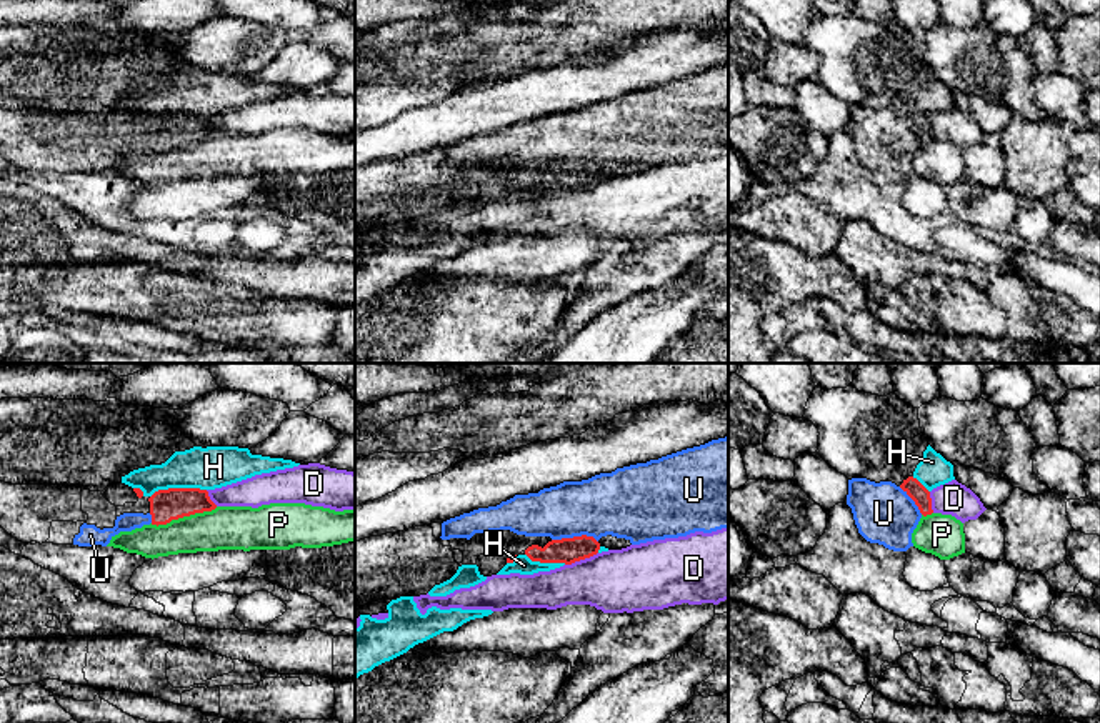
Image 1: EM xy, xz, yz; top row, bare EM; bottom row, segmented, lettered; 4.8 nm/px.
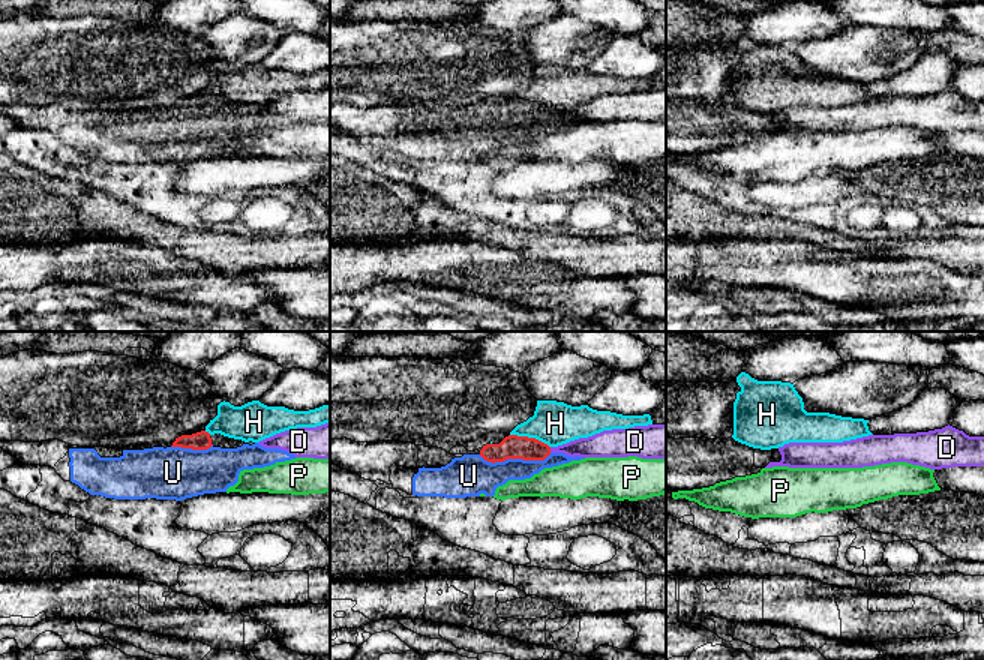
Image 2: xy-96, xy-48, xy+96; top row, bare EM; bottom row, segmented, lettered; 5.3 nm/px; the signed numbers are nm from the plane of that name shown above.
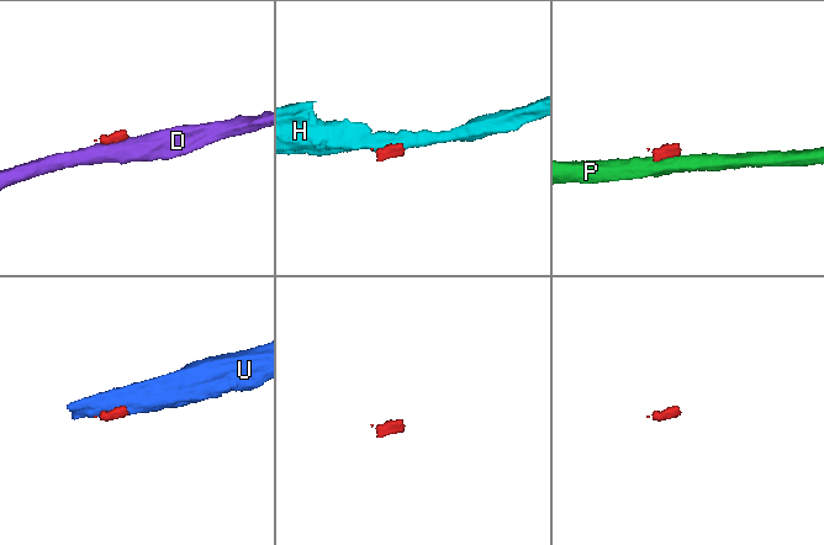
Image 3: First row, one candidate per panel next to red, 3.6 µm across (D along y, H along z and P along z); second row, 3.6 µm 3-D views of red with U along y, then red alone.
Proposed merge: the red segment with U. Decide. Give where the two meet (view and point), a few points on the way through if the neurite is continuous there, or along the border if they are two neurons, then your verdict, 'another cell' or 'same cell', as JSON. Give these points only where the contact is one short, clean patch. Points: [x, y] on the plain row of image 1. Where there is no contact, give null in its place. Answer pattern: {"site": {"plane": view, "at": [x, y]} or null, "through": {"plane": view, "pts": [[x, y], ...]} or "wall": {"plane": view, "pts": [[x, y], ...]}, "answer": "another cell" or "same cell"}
{"site": {"plane": "xz", "at": [575, 164]}, "through": {"plane": "xz", "pts": [[567, 177], [575, 164], [604, 135], [615, 130]]}, "answer": "same cell"}

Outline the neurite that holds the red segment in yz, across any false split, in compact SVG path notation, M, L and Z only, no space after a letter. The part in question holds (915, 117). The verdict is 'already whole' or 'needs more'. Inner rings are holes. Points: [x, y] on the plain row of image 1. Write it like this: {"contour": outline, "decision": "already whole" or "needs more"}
{"contour": "M913 103L900 113L892 108L848 107L847 132L858 160L870 170L907 178L922 143L932 142L930 118Z", "decision": "needs more"}

